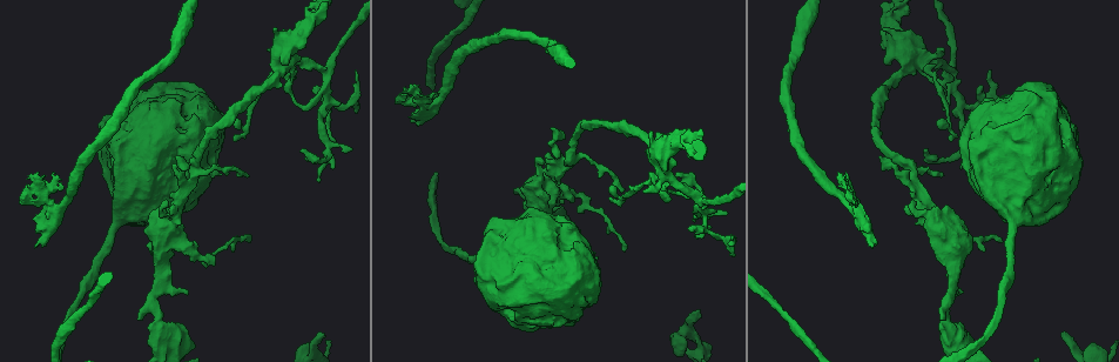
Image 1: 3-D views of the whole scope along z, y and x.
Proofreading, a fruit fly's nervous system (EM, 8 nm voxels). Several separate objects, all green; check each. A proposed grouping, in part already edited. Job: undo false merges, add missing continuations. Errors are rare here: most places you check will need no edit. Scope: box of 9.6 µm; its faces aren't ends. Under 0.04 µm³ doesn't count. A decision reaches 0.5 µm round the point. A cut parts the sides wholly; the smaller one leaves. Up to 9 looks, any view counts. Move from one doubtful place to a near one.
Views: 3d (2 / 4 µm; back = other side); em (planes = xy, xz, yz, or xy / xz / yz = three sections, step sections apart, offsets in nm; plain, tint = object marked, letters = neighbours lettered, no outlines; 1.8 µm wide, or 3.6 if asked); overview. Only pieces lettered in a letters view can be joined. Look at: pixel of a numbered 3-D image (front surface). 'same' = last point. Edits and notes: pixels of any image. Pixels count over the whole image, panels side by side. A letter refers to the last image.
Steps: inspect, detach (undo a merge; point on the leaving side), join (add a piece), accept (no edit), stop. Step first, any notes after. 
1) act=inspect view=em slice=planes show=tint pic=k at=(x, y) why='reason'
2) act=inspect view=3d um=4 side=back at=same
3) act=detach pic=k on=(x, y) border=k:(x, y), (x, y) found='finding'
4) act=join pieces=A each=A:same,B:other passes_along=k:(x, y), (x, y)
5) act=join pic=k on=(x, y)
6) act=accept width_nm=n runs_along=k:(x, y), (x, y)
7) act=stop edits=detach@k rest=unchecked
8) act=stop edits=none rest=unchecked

act=inspect view=em slice=xy step=4 show=tint pic=1 at=(952, 65) why='abrupt turn'

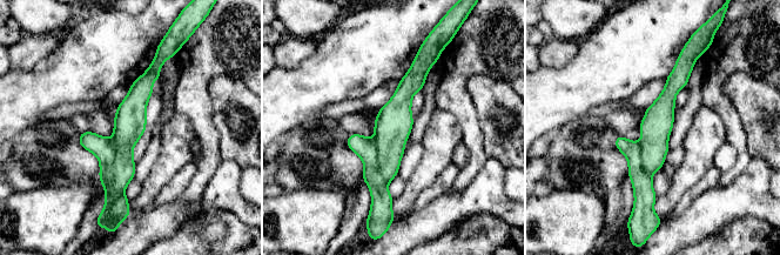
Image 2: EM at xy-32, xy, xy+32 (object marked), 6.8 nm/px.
act=inspect view=em slice=planes show=letters at=same why='another direction'

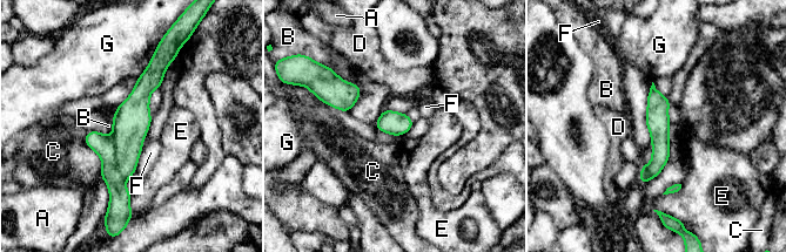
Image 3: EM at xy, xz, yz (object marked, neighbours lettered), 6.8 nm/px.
act=accept each=A:other,B:other,C:other,D:other,E:other,F:other,G:other border=3:(333, 70), (360, 89), (349, 111) found='one neuron here'

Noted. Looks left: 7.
act=inspect view=3d um=4 pic=1 at=(133, 203) why='calibre changes'

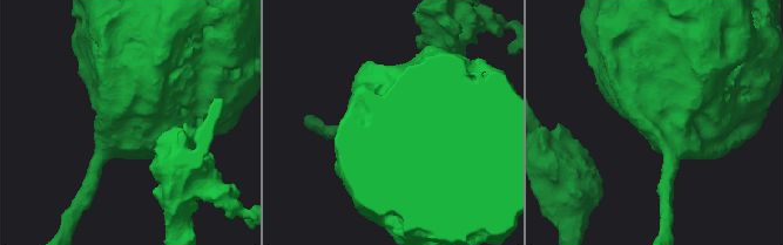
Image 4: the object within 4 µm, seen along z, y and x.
act=inspect view=em um=3.6 slice=xy step=4 show=tint pic=4 at=(671, 123) why='shape alone is not enough'

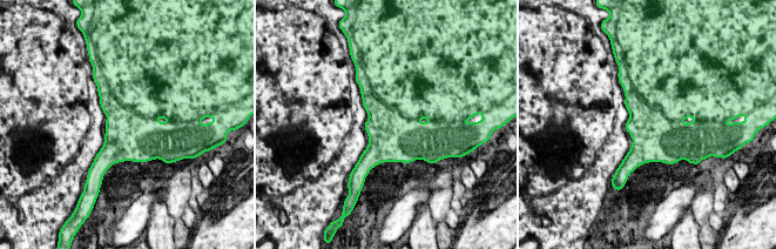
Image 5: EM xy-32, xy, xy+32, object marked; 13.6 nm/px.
act=inspect view=em um=3.6 slice=planes show=letters at=same

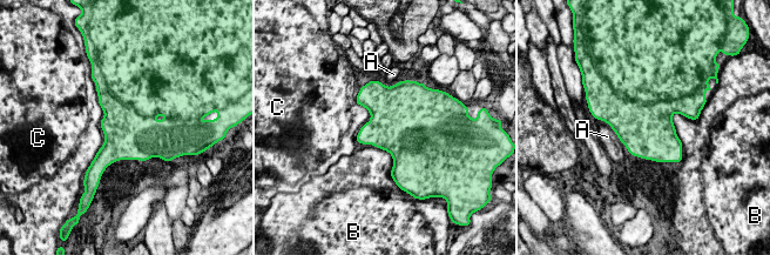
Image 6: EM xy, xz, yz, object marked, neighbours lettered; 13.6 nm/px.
act=accept width_nm=750 each=A:other,B:other,C:other border=6:(355, 99), (370, 113) found='all the same neuron'

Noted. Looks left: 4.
act=inspect view=3d um=4 pic=1 at=(35, 245) why='an open end'

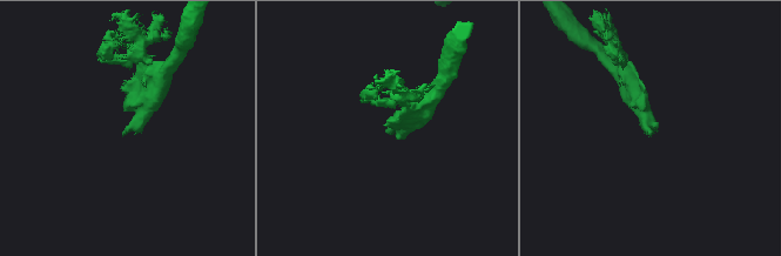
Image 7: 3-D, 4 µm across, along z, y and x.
act=inspect view=em slice=planes show=letters pic=7 at=(123, 134)

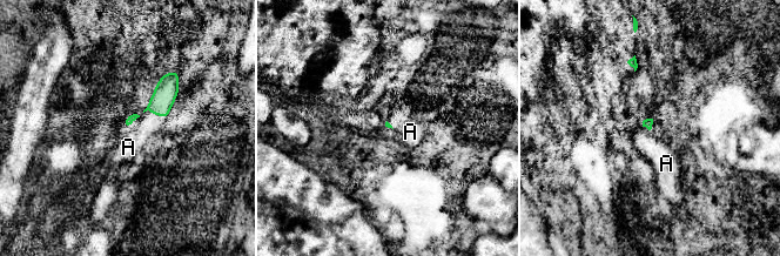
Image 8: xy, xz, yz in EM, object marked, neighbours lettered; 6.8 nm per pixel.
act=join pieces=A each=A:same passes_along=8:(166, 92), (154, 113), (136, 136) found='the neuron continues'

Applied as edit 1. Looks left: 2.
act=inspect view=em slice=yz step=4 show=letters pic=1 at=(1061, 334) why='tapers out'

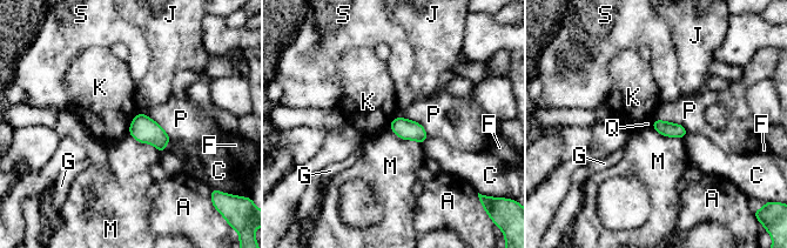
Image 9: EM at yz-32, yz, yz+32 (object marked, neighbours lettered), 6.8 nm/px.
act=inspect view=em slice=planes show=letters at=same why='cut it another way'

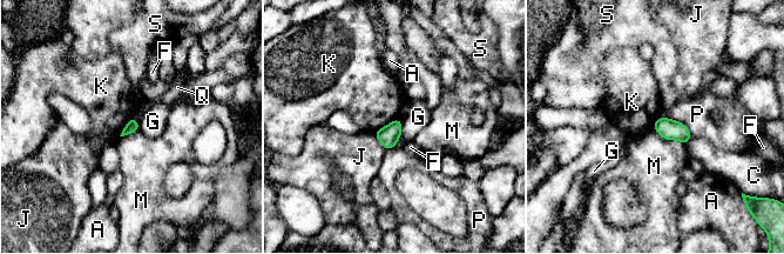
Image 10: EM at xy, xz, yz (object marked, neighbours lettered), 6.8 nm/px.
act=accept longest_contact=P:280nm each=A:other,C:other,F:other,G:other,J:other,K:other,M:other,P:other,Q:other,S:other border=10:(398, 117), (373, 132) found='no lettered piece goes on from it'

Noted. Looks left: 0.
act=stop edits=join@8 rest=unchecked

